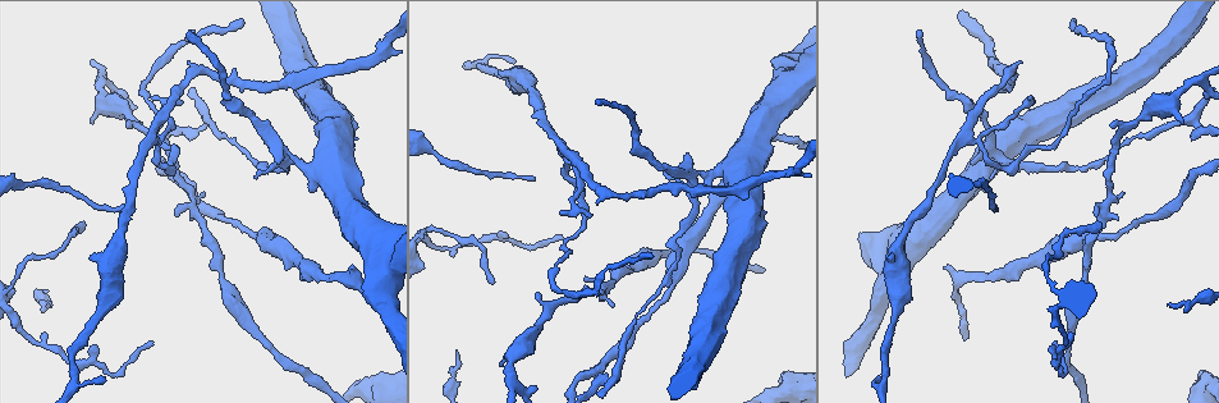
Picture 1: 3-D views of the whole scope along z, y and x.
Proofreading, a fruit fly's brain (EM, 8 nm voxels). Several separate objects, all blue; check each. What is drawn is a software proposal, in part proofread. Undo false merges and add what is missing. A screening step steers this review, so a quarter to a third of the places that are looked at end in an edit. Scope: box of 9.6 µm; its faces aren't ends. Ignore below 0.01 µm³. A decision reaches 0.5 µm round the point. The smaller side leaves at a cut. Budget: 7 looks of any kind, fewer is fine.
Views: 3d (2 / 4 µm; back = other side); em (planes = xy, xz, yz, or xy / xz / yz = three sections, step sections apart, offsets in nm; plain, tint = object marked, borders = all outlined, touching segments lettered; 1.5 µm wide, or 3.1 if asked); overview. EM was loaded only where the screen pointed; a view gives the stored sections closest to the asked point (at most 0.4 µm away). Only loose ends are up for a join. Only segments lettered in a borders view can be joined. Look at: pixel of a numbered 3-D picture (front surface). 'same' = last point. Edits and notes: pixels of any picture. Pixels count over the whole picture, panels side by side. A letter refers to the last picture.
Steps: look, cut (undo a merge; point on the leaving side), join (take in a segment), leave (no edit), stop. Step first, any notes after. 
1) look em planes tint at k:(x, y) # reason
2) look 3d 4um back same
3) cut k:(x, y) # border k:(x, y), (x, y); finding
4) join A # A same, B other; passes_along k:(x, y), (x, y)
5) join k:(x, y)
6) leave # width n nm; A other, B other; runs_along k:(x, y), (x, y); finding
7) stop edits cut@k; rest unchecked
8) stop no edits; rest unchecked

look em xz step 8 tint at 1:(456, 352) # tapers out

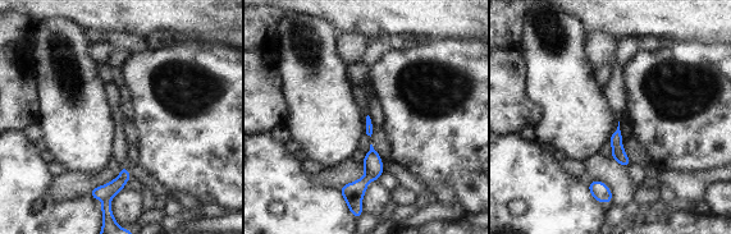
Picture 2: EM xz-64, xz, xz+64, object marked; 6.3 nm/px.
look em planes borders same # cut it another way

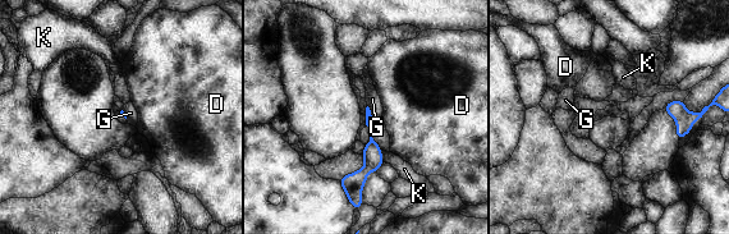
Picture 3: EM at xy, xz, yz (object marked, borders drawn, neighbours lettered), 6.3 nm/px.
leave # D other, G other, K other; none of them fits

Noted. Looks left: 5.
look em xz step 8 borders at 1:(651, 257) # tapers out

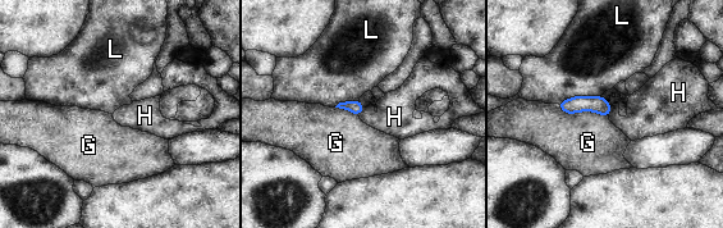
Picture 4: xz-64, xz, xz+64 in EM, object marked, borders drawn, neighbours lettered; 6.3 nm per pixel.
look em planes borders same

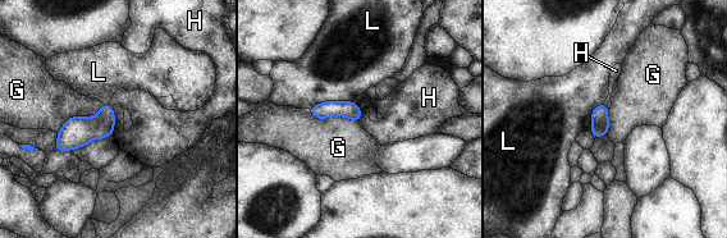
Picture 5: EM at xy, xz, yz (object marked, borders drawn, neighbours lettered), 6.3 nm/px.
leave # G other, H other, L other; border 5:(307, 109), (318, 118), (359, 122); none of them fits

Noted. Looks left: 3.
look 3d 4um at 1:(559, 213)

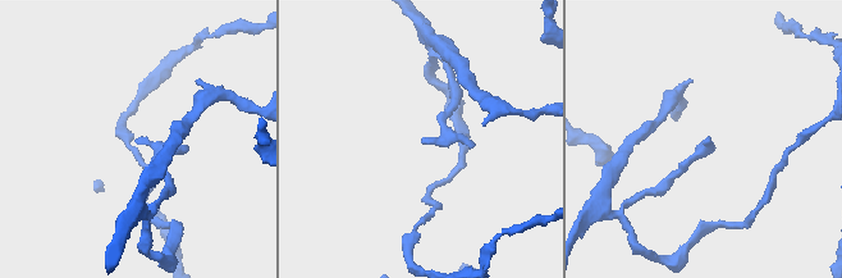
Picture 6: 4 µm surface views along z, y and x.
look em xz step 4 borders at 6:(134, 141) # need the tissue

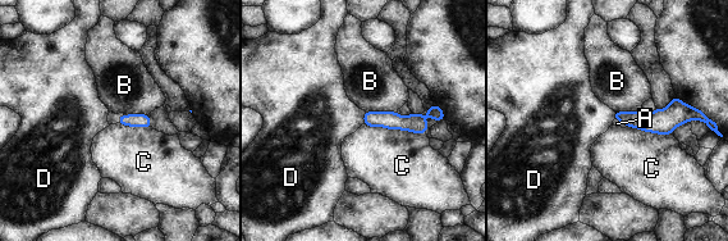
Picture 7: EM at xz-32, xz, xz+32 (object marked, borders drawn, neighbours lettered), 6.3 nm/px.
leave # A other, B other, C other, D other; border 7:(365, 112), (362, 123); no lettered segment goes on from it

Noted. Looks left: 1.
stop no edits; rest unchecked

